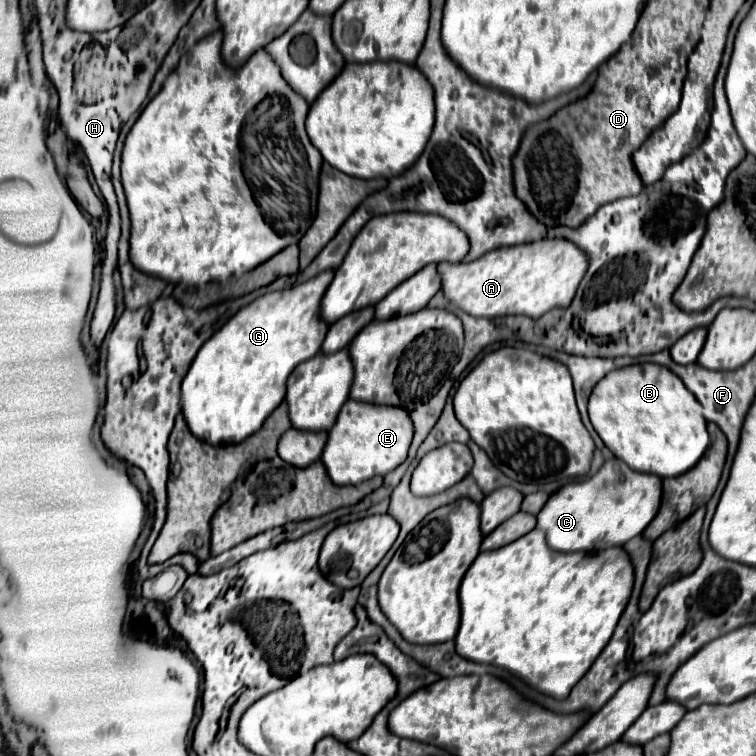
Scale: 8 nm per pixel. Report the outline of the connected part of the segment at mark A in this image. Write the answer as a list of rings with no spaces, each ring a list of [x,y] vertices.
[[[544,238],[538,242],[496,248],[472,262],[438,264],[444,296],[464,312],[484,318],[506,314],[540,318],[548,308],[568,308],[586,268],[586,252],[564,238]]]

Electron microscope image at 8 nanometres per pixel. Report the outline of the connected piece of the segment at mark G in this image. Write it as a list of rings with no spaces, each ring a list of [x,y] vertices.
[[[324,270],[292,288],[280,292],[266,292],[248,306],[240,308],[220,330],[216,330],[198,350],[188,374],[182,380],[182,412],[188,428],[208,440],[208,444],[236,444],[254,434],[264,418],[284,400],[286,380],[290,372],[304,360],[316,356],[328,332],[328,324],[320,316],[320,300],[334,278],[334,270]]]

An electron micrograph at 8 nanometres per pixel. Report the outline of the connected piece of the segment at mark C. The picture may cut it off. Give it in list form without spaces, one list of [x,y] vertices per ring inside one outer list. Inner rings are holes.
[[[610,458],[594,476],[570,482],[556,490],[538,512],[538,528],[544,530],[548,546],[558,552],[596,552],[610,546],[624,546],[652,522],[660,498],[660,476],[636,472],[620,458]]]

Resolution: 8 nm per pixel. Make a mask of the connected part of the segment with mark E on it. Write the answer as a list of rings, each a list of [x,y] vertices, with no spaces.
[[[350,398],[342,406],[336,424],[328,432],[328,442],[322,454],[324,466],[328,468],[328,476],[332,476],[332,482],[344,486],[360,484],[360,480],[368,480],[376,474],[388,474],[406,460],[412,434],[412,420],[404,408],[364,404]]]

